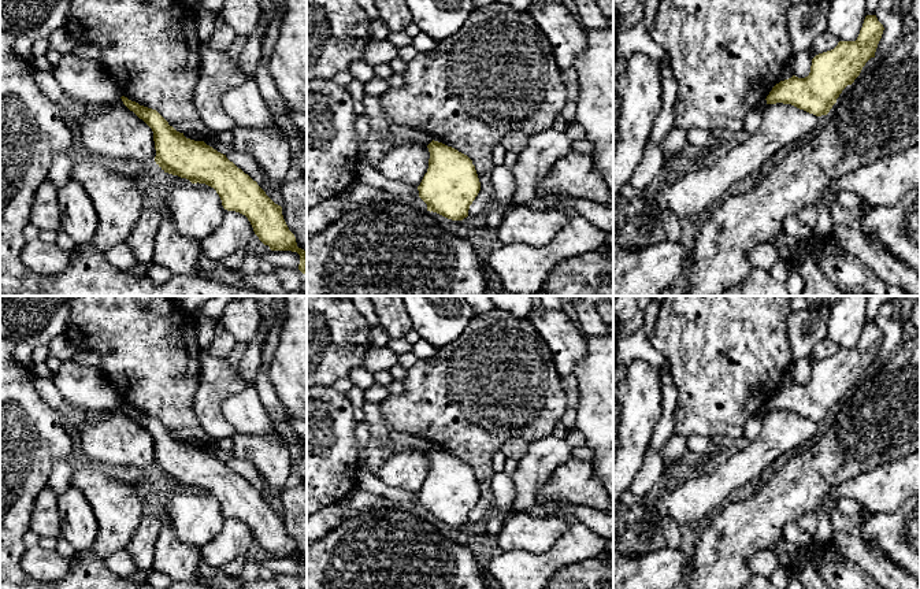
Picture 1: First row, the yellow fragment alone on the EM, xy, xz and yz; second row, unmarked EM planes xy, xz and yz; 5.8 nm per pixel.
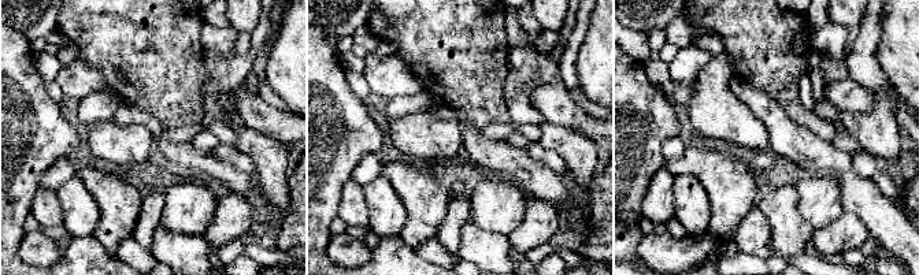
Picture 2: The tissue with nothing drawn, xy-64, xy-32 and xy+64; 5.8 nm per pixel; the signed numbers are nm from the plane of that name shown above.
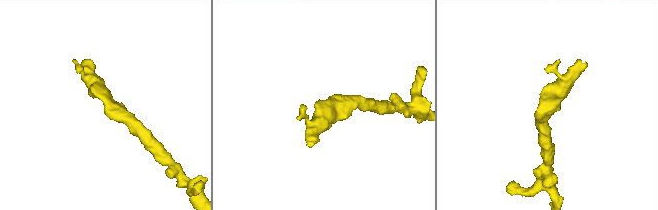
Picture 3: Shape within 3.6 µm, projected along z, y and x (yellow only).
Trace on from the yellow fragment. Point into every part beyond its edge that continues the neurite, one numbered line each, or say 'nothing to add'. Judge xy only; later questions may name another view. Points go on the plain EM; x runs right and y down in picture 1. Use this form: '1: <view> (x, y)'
nothing to add

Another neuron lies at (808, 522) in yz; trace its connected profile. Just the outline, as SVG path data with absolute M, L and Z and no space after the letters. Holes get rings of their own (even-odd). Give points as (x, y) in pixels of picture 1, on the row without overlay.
M809 511L809 512L805 512L804 515L801 515L797 519L797 523L804 531L806 531L815 537L819 536L819 523L817 523L817 516L816 516L815 511Z

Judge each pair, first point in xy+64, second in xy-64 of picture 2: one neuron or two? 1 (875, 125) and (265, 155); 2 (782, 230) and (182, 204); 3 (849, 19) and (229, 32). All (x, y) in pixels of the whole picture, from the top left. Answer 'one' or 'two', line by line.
1: one
2: two
3: two

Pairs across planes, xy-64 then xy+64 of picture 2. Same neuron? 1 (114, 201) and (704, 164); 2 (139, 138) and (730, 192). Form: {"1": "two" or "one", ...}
{"1": "one", "2": "two"}

